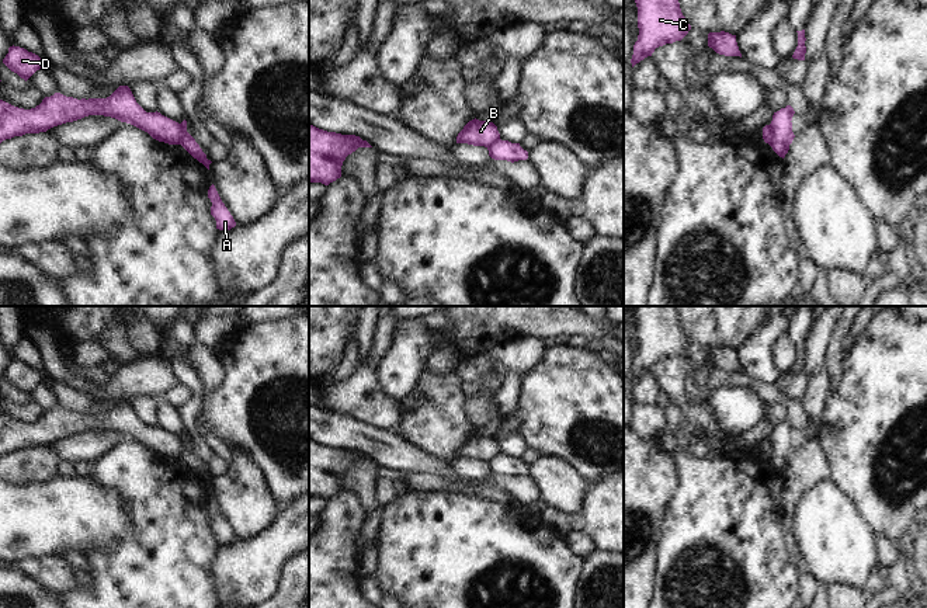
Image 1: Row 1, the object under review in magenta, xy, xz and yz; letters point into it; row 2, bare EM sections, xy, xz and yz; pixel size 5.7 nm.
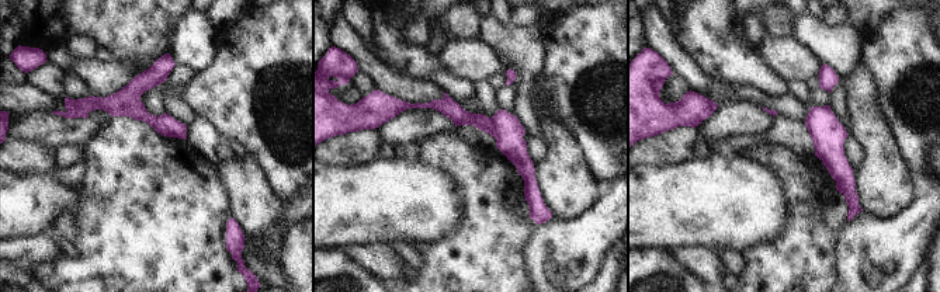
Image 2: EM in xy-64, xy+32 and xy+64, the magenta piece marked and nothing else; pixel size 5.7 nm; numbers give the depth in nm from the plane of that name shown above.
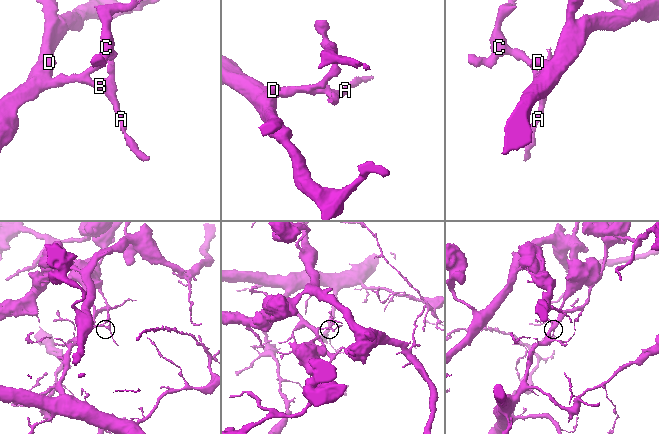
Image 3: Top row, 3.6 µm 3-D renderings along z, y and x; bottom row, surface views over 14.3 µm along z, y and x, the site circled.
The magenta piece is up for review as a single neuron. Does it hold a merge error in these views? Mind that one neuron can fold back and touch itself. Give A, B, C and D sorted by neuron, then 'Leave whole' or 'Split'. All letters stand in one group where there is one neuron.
Groups: A / B C D. Split.

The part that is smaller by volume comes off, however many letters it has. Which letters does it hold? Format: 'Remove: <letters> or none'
Remove: A

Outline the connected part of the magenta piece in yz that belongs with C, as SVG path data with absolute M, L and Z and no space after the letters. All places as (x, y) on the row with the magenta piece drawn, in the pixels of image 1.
M635 0L638 7L638 41L633 45L632 67L656 48L681 41L691 25L683 15L678 0Z

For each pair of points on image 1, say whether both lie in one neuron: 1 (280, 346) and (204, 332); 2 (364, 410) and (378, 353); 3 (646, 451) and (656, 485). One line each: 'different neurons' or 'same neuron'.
1: different neurons
2: same neuron
3: same neuron

